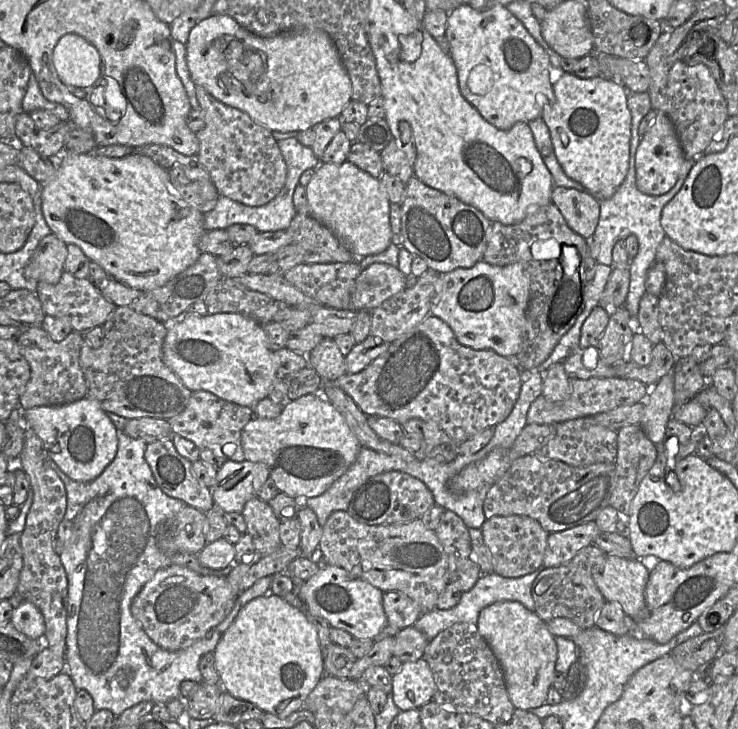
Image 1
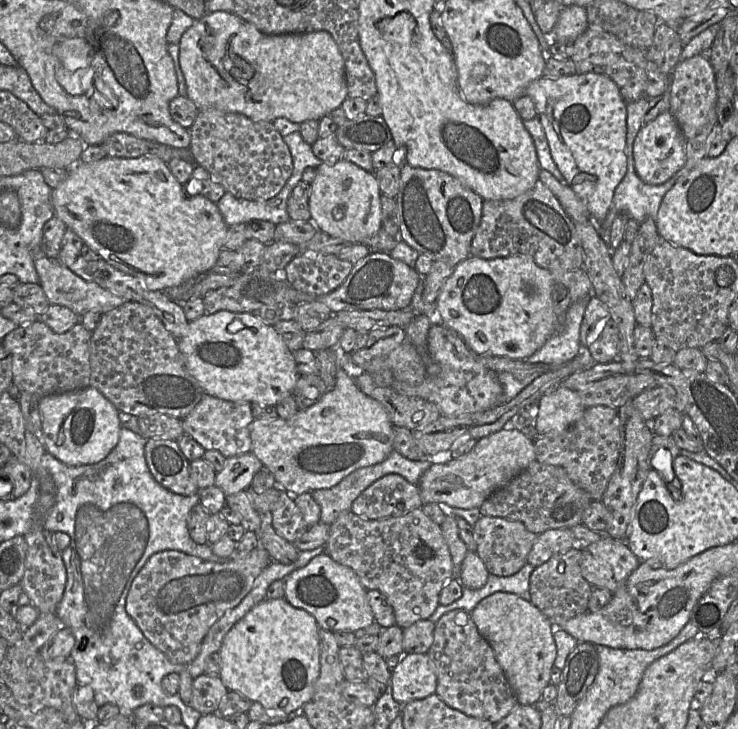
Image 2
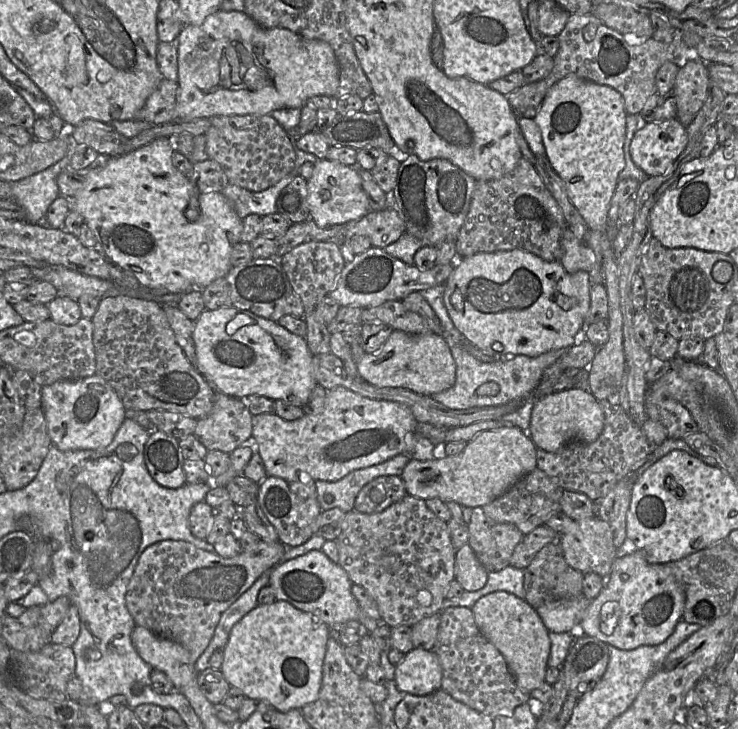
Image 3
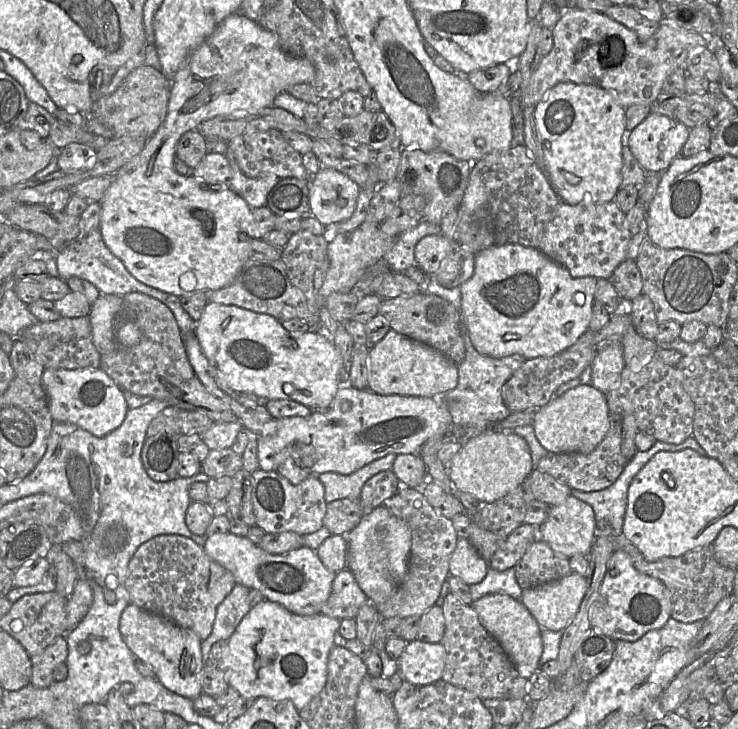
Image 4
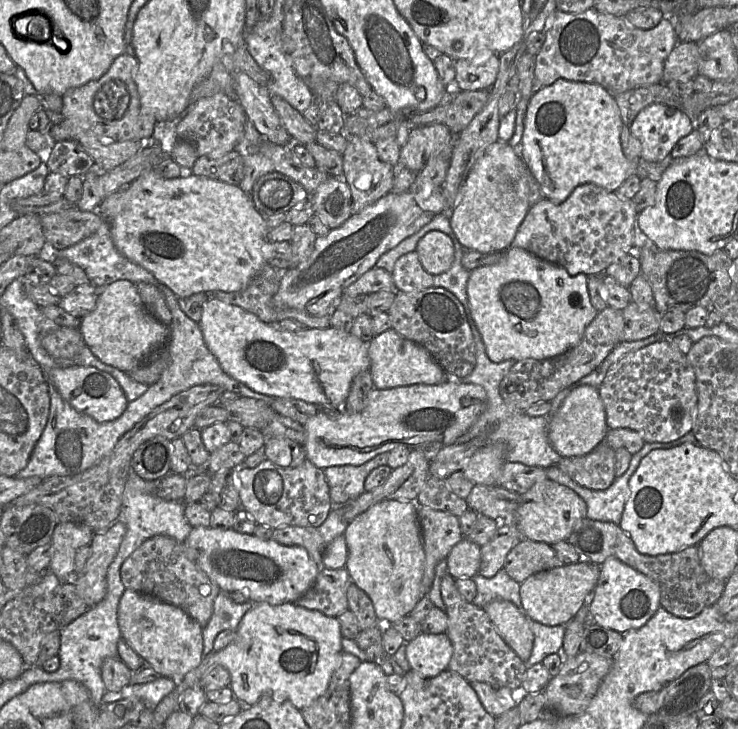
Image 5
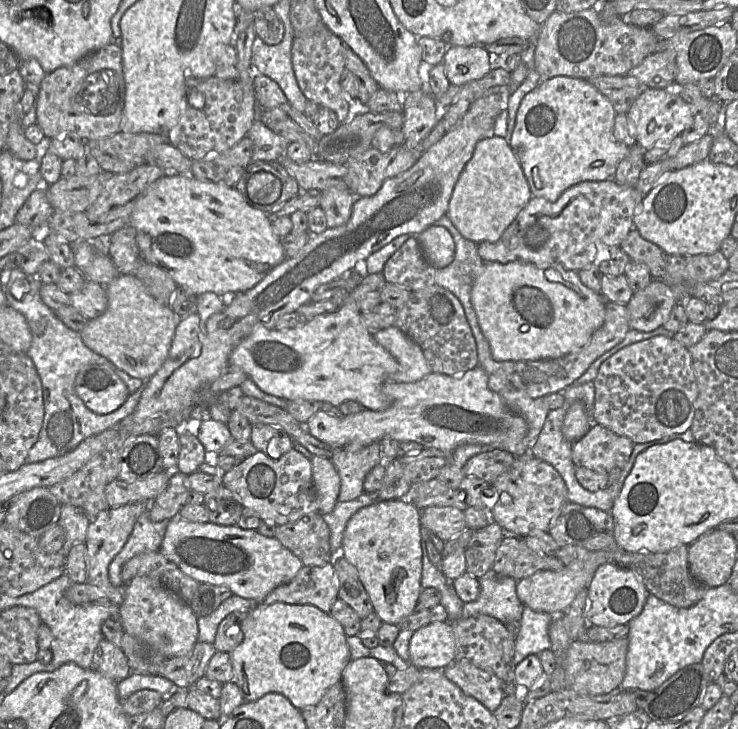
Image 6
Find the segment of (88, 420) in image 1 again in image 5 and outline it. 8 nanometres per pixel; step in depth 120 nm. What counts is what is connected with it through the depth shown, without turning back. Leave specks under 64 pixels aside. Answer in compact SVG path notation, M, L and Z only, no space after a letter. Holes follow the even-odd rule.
M93 366L55 367L47 374L61 397L75 410L98 422L108 422L120 417L128 400L119 383L107 372Z

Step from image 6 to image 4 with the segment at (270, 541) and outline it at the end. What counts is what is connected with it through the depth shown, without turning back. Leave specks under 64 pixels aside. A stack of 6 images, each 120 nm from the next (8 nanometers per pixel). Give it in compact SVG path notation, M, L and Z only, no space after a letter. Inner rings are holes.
M228 531L206 537L203 545L207 555L229 570L238 584L259 590L266 599L283 605L300 615L321 613L328 600L336 573L328 570L316 551L301 546L284 554L271 554L264 551L246 536L238 536Z

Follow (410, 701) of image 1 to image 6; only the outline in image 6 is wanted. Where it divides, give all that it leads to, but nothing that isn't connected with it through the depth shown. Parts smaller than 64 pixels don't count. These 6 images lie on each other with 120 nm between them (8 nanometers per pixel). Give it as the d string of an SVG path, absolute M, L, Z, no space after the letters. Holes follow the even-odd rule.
M450 621L430 622L413 632L410 664L419 669L444 669L455 660L456 645Z

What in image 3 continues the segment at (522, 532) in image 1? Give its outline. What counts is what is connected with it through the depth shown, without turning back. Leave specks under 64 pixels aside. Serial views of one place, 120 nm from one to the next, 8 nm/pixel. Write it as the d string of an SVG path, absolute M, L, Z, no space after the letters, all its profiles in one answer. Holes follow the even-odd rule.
M474 507L468 525L468 543L489 572L510 566L515 547L524 534L513 524L488 518L481 507Z

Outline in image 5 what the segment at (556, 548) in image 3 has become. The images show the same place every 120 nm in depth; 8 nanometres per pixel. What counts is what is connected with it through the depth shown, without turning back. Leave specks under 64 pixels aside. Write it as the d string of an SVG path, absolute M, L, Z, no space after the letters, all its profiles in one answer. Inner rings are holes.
M522 537L507 554L503 569L521 584L535 573L563 565L551 545Z

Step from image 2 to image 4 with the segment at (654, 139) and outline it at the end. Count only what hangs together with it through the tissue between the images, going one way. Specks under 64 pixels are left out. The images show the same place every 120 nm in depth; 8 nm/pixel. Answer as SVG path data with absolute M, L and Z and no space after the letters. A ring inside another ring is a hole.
M650 113L630 132L628 145L647 173L663 173L680 154L689 133L683 123Z

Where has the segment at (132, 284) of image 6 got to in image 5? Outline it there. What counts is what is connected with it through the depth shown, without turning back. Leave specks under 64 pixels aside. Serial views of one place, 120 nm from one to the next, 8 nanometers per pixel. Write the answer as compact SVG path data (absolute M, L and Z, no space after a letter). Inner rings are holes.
M118 280L106 287L96 287L96 292L99 295L96 306L81 318L79 330L85 344L103 363L131 372L145 363L155 351L167 345L170 326L147 312L134 283Z

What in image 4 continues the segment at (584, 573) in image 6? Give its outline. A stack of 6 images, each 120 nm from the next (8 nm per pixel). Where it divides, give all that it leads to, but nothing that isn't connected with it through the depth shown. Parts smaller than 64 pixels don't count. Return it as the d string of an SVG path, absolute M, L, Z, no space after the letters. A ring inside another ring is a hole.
M575 572L534 588L522 590L521 602L541 628L563 631L577 615L588 582Z

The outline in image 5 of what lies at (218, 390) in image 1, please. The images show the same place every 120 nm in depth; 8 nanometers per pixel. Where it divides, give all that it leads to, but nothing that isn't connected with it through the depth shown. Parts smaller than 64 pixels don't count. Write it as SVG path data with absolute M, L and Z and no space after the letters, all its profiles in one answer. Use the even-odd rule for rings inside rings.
M206 294L208 300L199 321L204 342L228 375L255 392L273 398L300 399L317 407L342 408L353 378L363 370L370 370L369 342L350 332L331 326L289 332Z

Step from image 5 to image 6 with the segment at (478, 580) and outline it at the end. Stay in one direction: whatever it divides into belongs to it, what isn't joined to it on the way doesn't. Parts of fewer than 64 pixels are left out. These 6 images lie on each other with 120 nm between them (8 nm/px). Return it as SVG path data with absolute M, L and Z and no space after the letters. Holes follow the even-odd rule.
M493 570L478 580L480 594L476 600L464 603L462 618L489 615L504 625L519 625L524 605L517 596L517 580Z

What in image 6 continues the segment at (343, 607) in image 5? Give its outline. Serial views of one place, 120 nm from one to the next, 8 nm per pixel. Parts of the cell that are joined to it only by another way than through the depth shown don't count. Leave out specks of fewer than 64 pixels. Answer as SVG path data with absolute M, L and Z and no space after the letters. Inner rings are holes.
M332 563L307 566L288 583L274 588L260 603L311 604L330 613L338 597L339 581Z

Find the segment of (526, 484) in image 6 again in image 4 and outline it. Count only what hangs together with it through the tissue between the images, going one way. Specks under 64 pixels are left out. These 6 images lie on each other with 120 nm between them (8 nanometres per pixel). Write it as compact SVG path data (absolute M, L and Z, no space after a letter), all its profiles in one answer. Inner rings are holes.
M573 495L559 505L550 506L547 519L537 528L538 540L547 543L557 555L567 559L575 555L588 557L598 531L592 507Z

